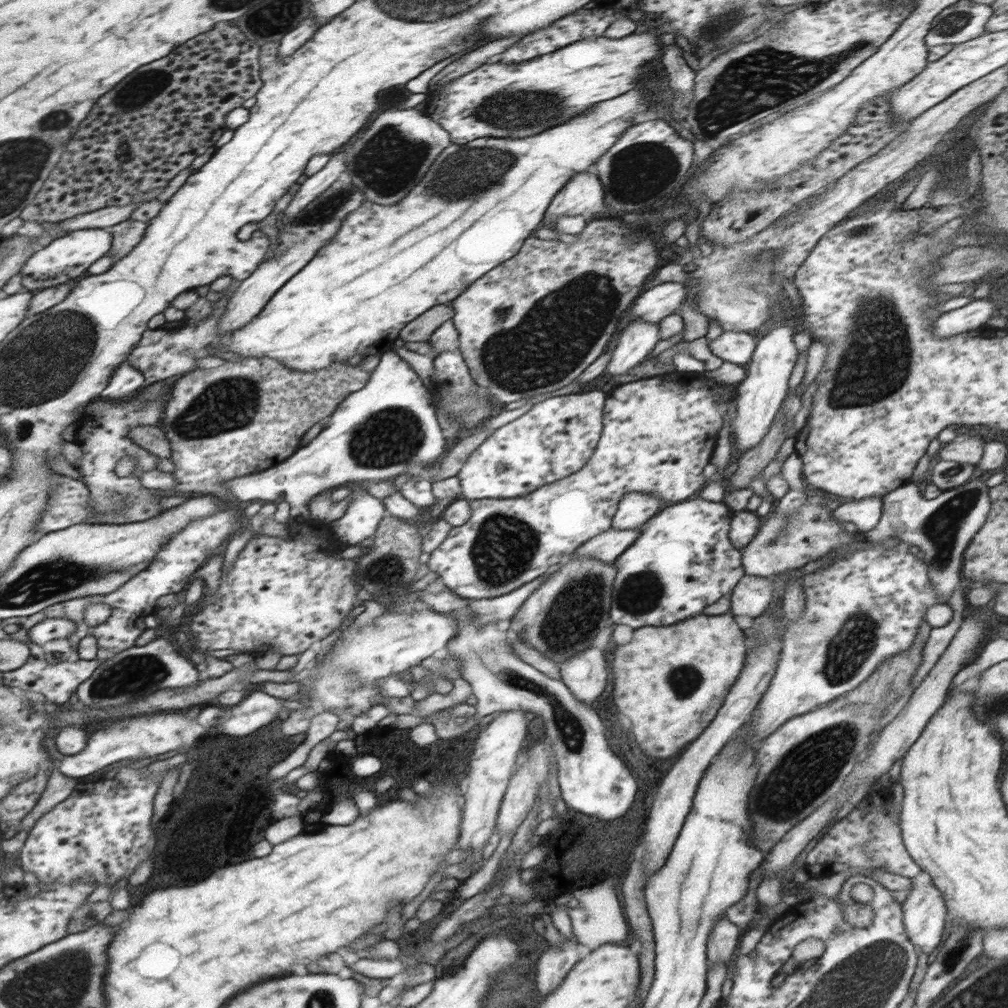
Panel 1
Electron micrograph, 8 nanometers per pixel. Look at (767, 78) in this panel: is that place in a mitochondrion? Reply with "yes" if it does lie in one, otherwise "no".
yes

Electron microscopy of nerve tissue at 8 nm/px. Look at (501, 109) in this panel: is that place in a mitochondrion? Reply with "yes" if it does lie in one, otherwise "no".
yes

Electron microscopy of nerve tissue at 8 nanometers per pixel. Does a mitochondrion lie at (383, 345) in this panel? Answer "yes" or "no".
no

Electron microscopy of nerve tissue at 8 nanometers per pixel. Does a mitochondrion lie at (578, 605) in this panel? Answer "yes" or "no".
yes

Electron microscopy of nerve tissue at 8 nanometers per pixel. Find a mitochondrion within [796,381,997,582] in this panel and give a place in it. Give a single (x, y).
(941, 530)

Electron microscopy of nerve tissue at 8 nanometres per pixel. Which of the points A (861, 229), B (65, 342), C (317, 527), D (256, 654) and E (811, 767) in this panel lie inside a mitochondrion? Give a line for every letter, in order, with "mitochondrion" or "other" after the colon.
A: mitochondrion
B: mitochondrion
C: other
D: other
E: mitochondrion

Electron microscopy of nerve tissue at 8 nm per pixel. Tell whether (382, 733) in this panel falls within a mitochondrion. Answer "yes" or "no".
no

